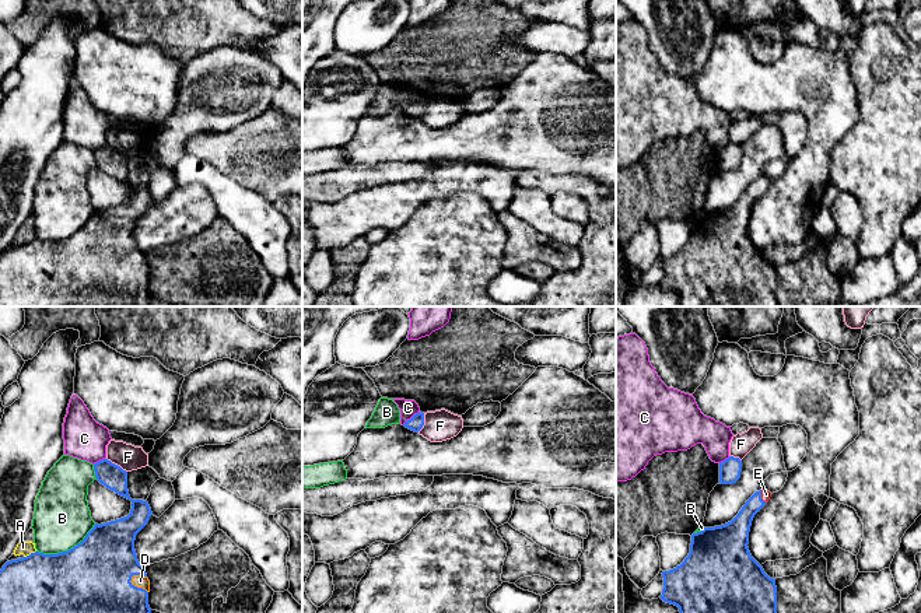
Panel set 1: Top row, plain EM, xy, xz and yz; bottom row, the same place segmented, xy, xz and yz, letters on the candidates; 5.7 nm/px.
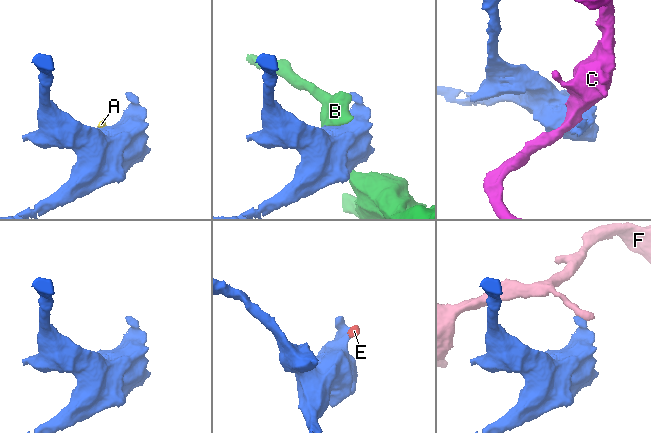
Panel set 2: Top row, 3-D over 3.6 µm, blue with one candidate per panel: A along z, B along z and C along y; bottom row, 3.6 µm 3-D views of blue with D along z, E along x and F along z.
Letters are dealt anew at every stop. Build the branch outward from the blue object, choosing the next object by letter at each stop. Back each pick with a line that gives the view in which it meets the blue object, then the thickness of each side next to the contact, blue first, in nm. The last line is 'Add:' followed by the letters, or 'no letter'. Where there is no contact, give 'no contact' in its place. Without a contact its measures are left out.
D: meets blue in xy; 480 nm thick on the blue side, 80 nm on the other
E: meets blue in yz; 140 nm thick on the blue side, 50 nm on the other
Add: D, E

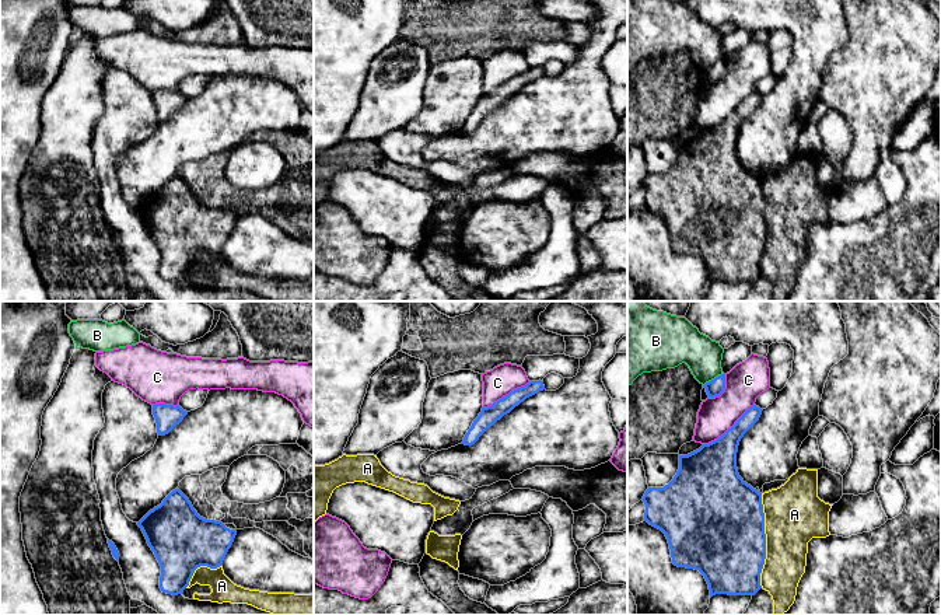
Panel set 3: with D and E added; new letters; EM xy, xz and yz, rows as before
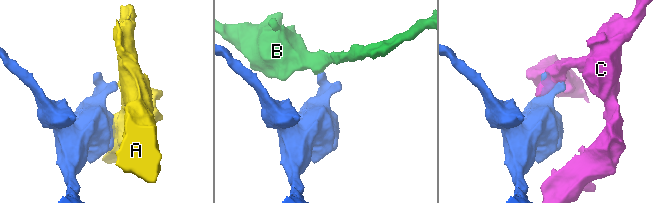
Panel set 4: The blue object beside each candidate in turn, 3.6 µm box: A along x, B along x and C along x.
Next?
Add: no letter

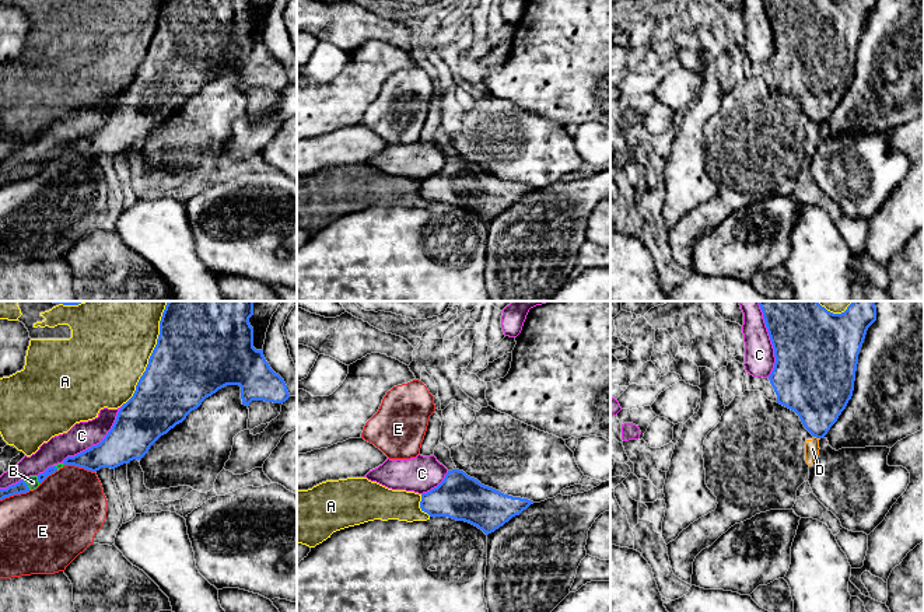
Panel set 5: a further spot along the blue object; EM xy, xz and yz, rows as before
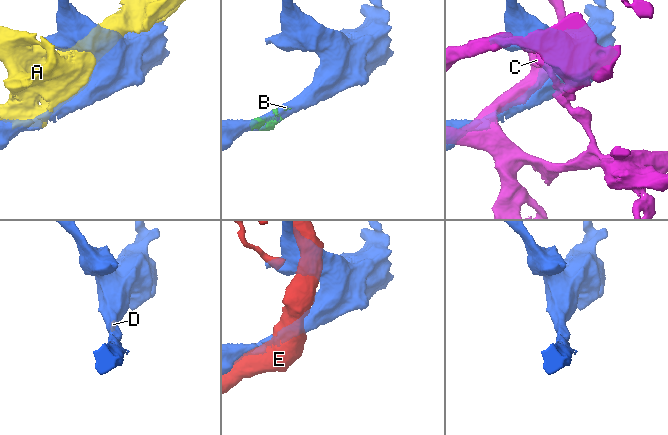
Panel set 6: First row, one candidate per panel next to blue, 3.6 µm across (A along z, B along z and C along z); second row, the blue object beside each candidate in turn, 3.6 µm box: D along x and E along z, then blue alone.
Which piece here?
B: meets blue in xy; 70 nm thick on the blue side, 70 nm on the other
Add: B

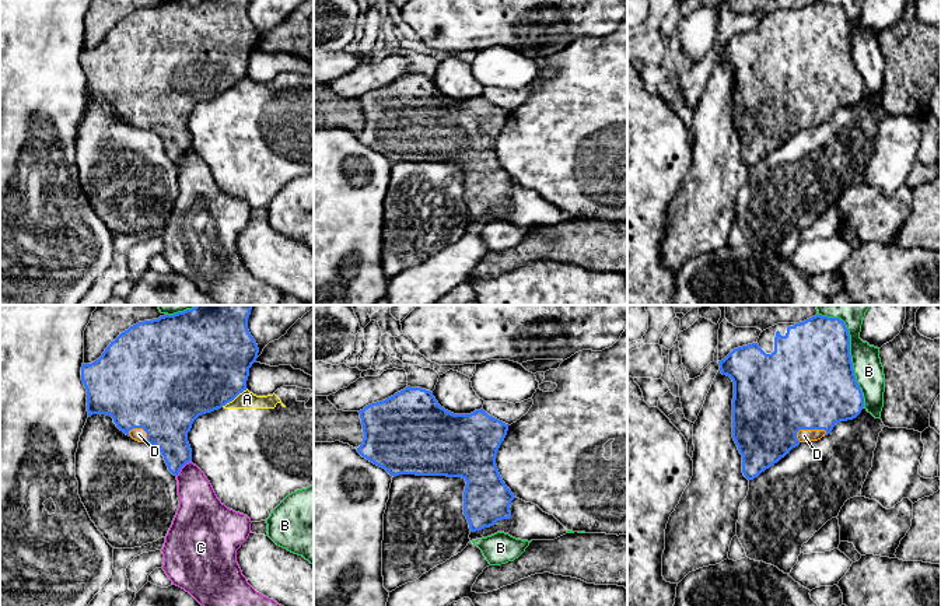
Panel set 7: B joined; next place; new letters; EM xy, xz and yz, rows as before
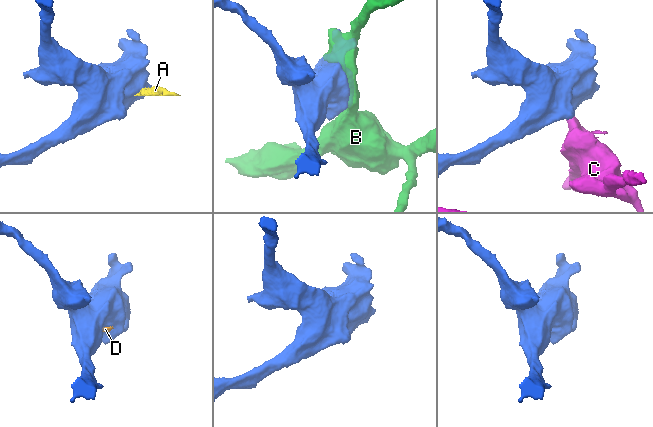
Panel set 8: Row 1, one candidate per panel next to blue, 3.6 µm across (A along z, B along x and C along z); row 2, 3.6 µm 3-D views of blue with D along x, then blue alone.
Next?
D: meets blue in yz; 500 nm thick on the blue side, 80 nm on the other
Add: D

